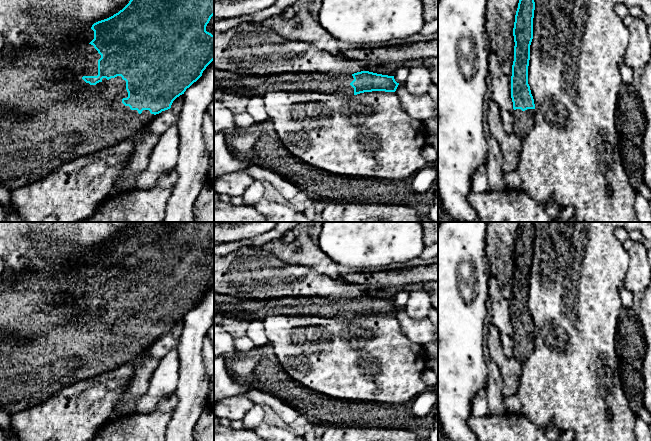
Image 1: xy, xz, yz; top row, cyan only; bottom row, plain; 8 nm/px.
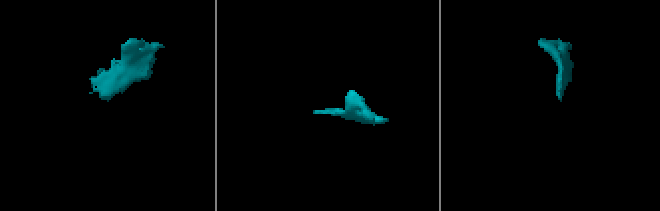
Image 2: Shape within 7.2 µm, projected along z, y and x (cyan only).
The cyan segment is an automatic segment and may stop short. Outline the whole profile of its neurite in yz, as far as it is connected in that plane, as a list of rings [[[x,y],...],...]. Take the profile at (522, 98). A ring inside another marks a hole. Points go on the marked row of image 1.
[[[519,0],[513,28],[514,61],[511,76],[513,133],[521,140],[534,126],[535,104],[528,84],[530,45],[533,39],[534,0]]]

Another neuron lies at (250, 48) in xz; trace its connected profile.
[[[243,23],[224,32],[214,31],[214,69],[243,75],[286,73],[354,74],[366,71],[363,61],[331,54],[312,43],[291,40],[270,30],[262,23]]]

